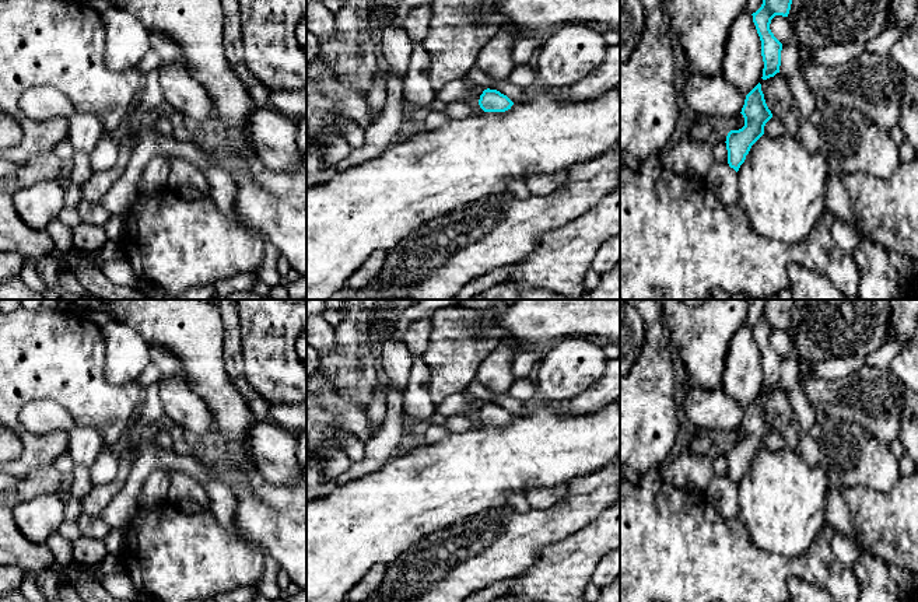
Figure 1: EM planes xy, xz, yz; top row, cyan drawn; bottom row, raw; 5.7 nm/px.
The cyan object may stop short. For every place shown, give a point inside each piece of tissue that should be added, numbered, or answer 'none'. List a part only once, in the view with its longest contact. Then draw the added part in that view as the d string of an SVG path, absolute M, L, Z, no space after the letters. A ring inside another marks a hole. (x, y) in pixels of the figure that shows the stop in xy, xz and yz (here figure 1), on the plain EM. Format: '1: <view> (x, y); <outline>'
none

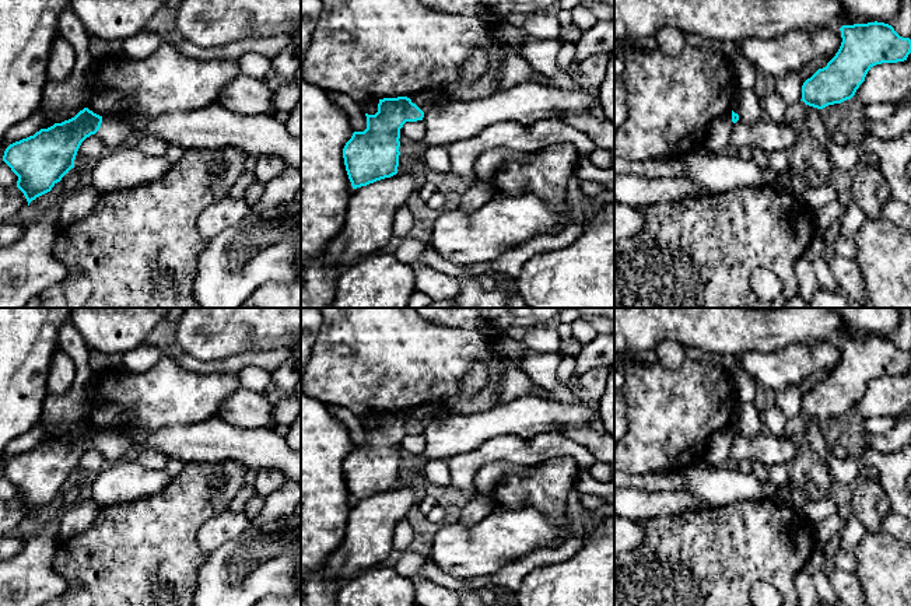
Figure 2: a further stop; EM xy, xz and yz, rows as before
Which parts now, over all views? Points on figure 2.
1: xy (115, 445); M115 428L102 430L101 441L95 448L105 458L106 466L123 462L136 455L133 438Z

